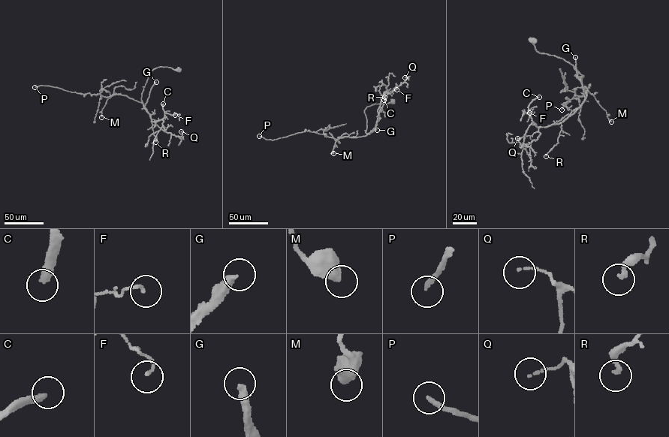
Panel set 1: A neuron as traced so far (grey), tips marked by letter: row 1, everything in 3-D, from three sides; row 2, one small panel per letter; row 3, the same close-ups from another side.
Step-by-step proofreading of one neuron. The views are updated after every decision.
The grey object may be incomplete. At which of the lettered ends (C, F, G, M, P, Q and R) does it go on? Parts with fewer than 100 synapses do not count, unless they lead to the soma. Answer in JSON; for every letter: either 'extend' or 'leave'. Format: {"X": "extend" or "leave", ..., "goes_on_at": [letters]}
{"C": "extend", "F": "leave", "G": "extend", "M": "leave", "P": "extend", "Q": "leave", "R": "leave", "goes_on_at": ["C", "G", "P"]}

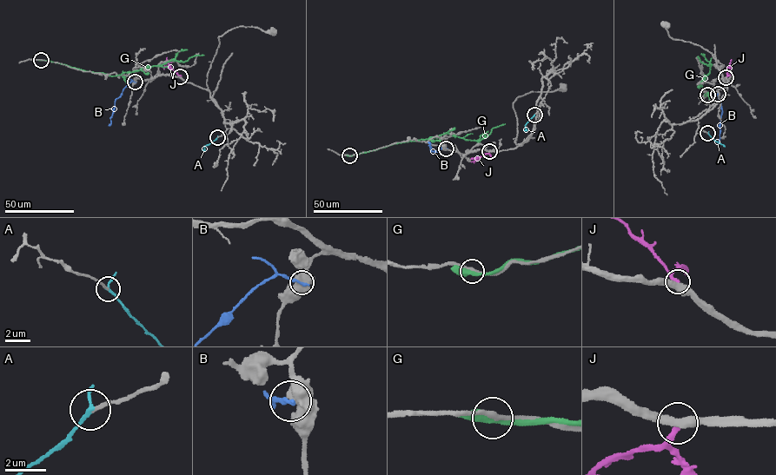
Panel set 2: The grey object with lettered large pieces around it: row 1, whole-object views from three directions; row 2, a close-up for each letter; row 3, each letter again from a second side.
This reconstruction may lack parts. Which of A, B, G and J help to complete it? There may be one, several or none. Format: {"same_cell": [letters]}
{"same_cell": ["A"]}

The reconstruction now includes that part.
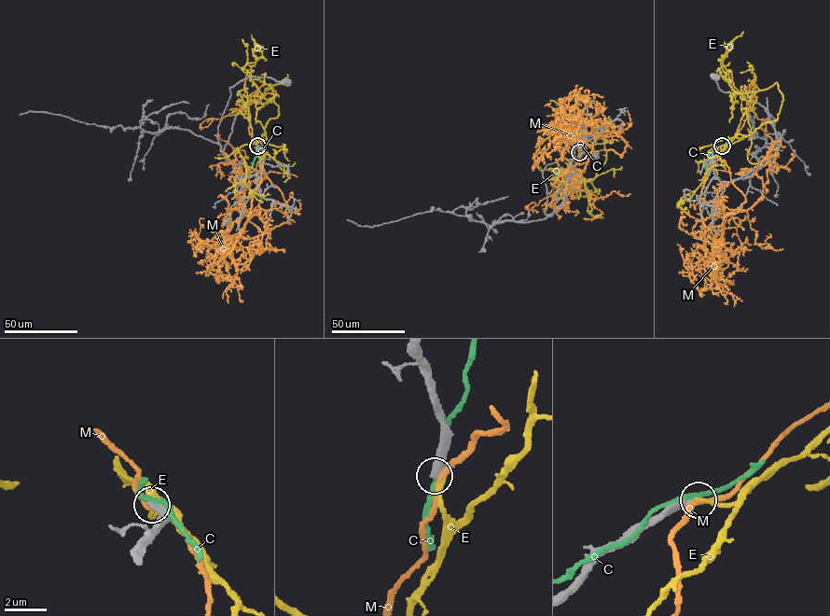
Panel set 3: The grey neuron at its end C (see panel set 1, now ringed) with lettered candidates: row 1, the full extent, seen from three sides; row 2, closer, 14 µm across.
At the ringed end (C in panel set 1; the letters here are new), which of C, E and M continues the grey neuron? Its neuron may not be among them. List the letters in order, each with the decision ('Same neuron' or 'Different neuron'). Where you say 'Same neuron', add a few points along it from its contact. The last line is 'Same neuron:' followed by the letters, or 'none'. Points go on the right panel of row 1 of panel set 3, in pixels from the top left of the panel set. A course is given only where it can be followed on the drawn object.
C: Different neuron
E: Different neuron
M: Different neuron
Same neuron: none

